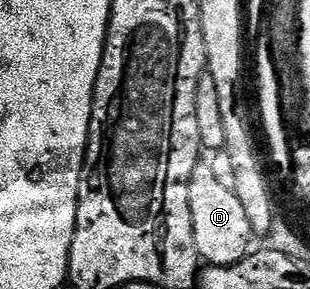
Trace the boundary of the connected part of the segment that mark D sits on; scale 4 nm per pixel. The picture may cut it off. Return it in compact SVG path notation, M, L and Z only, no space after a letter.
M201 161L193 169L193 177L189 181L189 209L193 213L195 248L204 264L212 267L232 267L251 254L253 232L249 225L249 216L245 214L245 209L241 205L241 197L237 197L235 190L224 187L223 183L219 182L216 174L213 173L210 162Z

